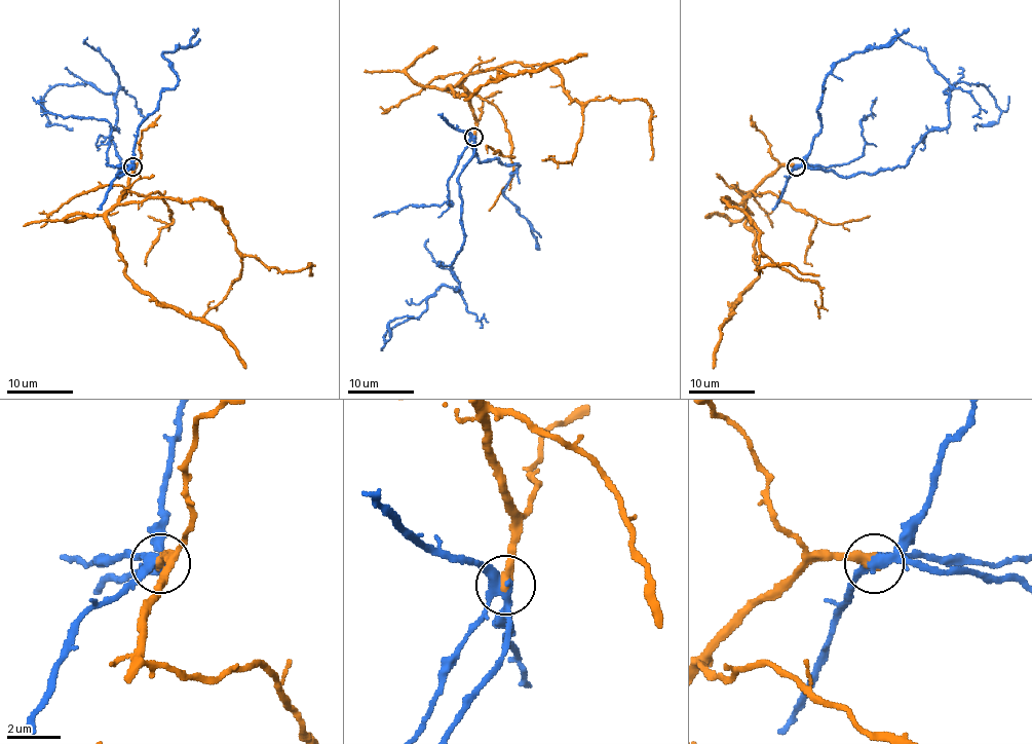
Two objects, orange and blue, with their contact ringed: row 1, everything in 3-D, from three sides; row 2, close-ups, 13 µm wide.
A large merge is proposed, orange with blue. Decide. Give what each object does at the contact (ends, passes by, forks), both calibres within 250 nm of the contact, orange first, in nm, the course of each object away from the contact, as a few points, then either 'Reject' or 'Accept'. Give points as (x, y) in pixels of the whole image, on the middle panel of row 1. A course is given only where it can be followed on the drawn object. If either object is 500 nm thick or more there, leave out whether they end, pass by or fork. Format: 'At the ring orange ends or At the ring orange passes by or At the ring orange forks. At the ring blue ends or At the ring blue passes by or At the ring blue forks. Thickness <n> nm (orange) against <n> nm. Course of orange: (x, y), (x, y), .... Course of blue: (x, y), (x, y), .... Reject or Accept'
At the ring orange ends. At the ring blue forks. Thickness 320 nm (orange) against 360 nm. Course of orange: (473, 138), (462, 81), (505, 65), (548, 65), (584, 103), (643, 100), (649, 159). Course of blue: (473, 138), (458, 181), (458, 291), (442, 286), (385, 342), (392, 321), (414, 318). Accept

